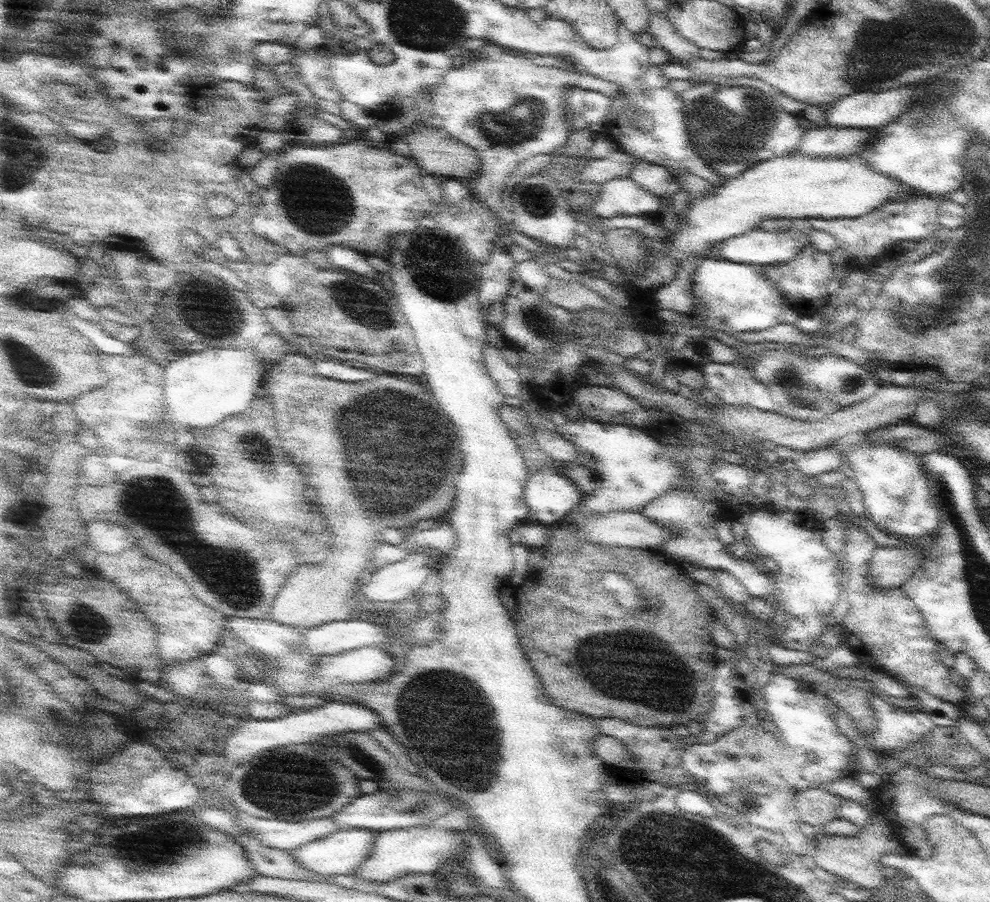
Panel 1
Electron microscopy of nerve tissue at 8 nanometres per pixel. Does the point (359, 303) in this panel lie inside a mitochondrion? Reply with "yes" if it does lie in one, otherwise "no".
yes

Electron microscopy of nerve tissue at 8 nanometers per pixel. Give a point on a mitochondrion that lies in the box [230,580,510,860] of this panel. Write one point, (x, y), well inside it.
(276, 788)

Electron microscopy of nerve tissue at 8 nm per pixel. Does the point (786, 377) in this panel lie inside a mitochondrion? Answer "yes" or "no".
yes

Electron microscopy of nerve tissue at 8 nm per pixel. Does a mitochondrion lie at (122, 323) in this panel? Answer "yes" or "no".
no

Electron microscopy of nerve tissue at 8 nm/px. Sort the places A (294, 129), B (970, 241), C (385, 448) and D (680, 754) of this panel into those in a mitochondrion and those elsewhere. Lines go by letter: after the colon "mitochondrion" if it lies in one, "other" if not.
A: other
B: mitochondrion
C: mitochondrion
D: other

